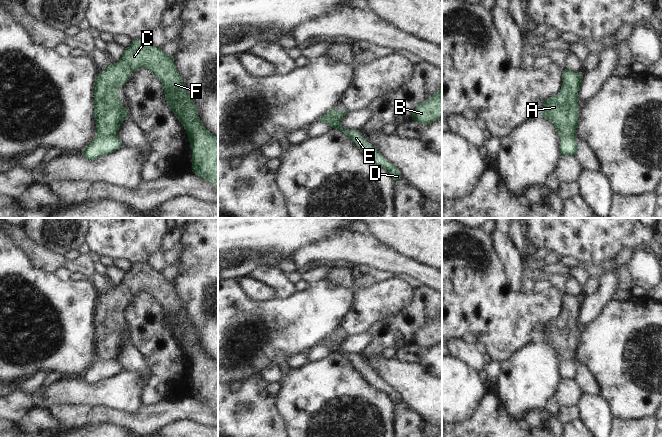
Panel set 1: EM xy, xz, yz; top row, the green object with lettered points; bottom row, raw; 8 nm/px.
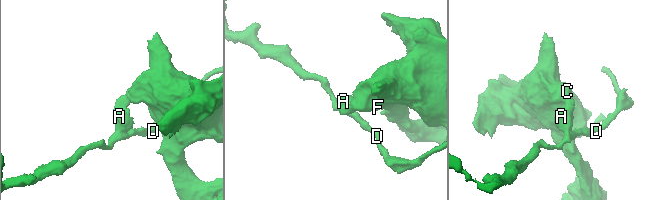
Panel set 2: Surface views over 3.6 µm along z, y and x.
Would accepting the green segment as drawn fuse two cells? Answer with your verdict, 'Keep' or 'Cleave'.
Cleave

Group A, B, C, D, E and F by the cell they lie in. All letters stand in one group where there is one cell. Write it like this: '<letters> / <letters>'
A B C F / D E

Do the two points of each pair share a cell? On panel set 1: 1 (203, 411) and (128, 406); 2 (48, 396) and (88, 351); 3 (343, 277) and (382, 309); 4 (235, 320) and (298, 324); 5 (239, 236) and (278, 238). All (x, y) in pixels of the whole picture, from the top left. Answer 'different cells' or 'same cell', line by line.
1: different cells
2: different cells
3: same cell
4: same cell
5: same cell

